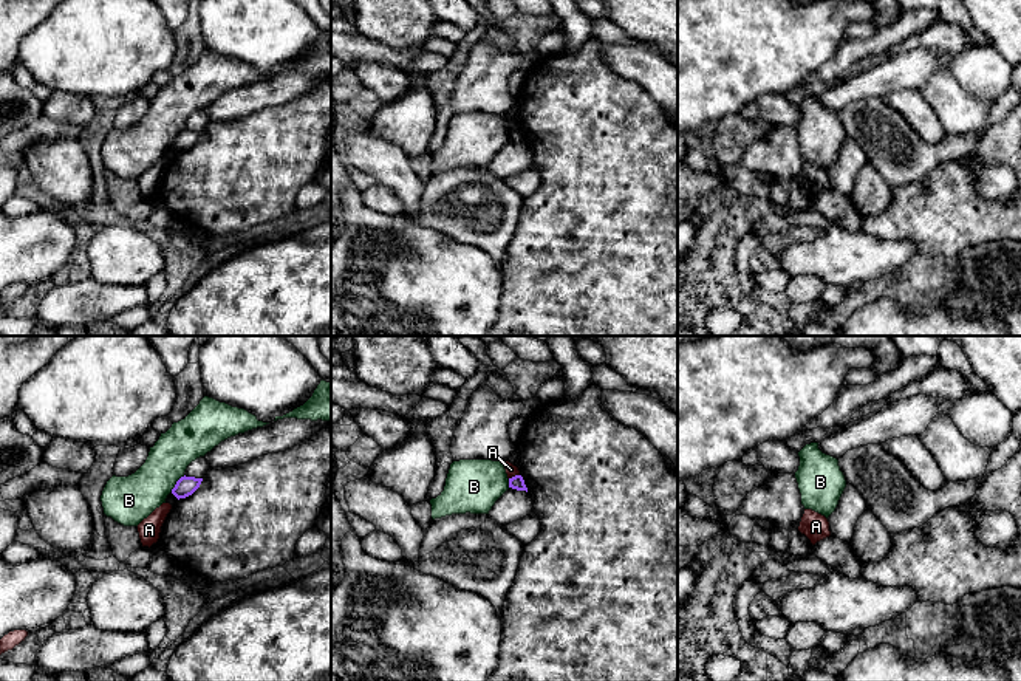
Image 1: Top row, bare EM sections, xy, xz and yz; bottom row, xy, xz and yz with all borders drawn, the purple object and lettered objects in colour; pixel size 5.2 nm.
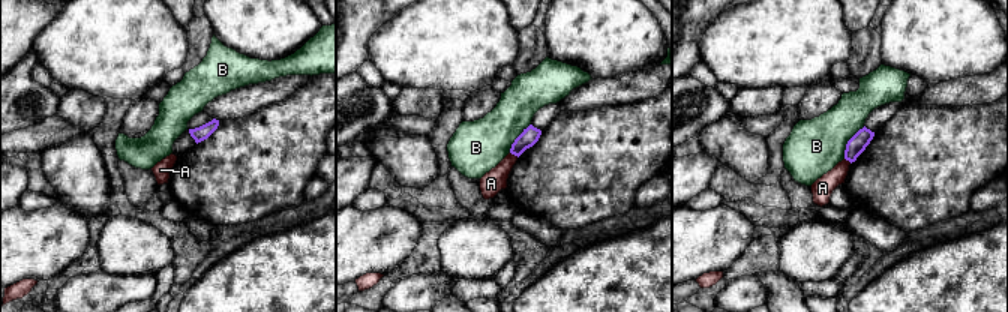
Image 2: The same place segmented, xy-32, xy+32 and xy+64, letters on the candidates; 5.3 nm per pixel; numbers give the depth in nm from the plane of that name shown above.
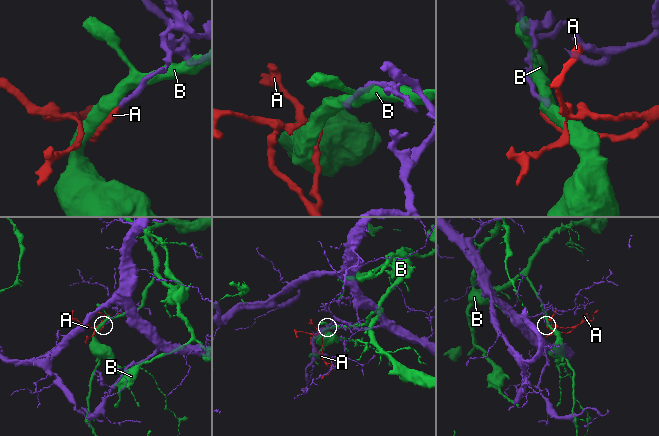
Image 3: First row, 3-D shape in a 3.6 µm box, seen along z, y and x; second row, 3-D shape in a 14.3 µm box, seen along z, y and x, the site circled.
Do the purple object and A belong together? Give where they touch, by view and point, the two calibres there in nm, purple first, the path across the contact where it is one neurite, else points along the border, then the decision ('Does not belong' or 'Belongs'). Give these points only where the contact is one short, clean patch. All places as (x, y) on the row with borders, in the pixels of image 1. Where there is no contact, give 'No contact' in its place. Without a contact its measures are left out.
Touches purple at xz (515, 475). Thickness 70 nm (purple) against 60 nm. Boundary: xz (519, 474), (509, 479). Does not belong

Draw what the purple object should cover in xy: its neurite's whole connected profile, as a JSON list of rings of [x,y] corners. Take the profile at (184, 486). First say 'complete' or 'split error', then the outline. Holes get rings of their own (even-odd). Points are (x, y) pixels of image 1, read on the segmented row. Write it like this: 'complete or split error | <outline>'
complete | [[[181,477],[175,488],[172,489],[172,494],[179,500],[192,495],[201,484],[203,478],[195,477]]]

